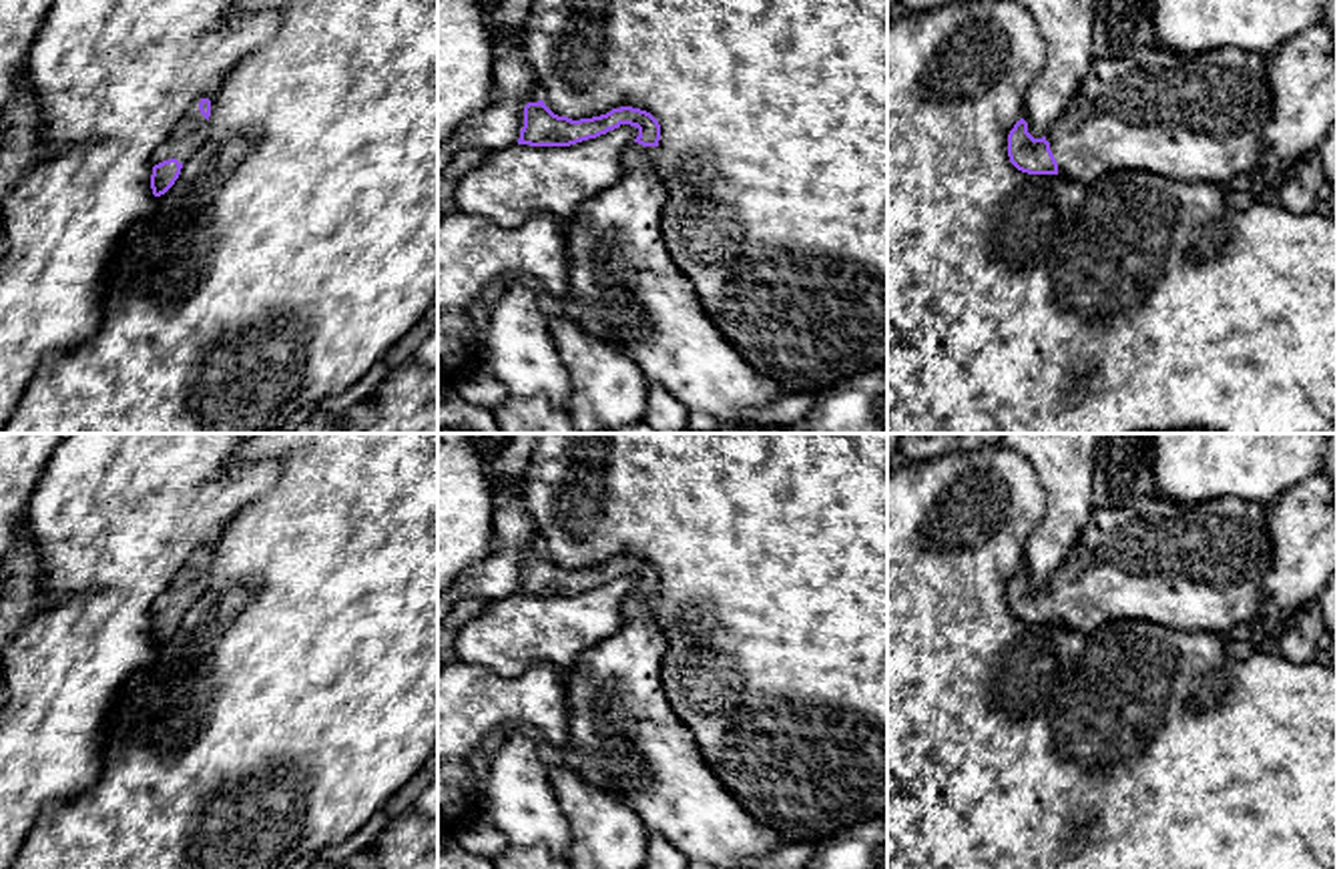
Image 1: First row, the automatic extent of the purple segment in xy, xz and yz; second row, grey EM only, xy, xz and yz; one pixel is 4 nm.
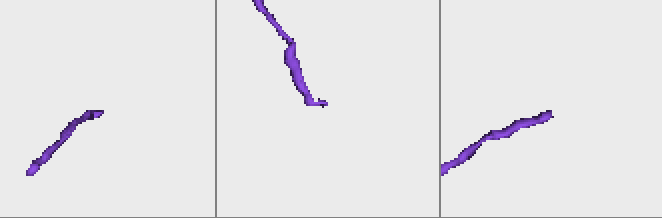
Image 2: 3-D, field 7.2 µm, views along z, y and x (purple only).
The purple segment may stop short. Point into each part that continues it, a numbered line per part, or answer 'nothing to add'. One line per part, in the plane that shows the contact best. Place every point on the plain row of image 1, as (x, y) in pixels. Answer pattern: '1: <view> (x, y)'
1: yz (1191, 566)

